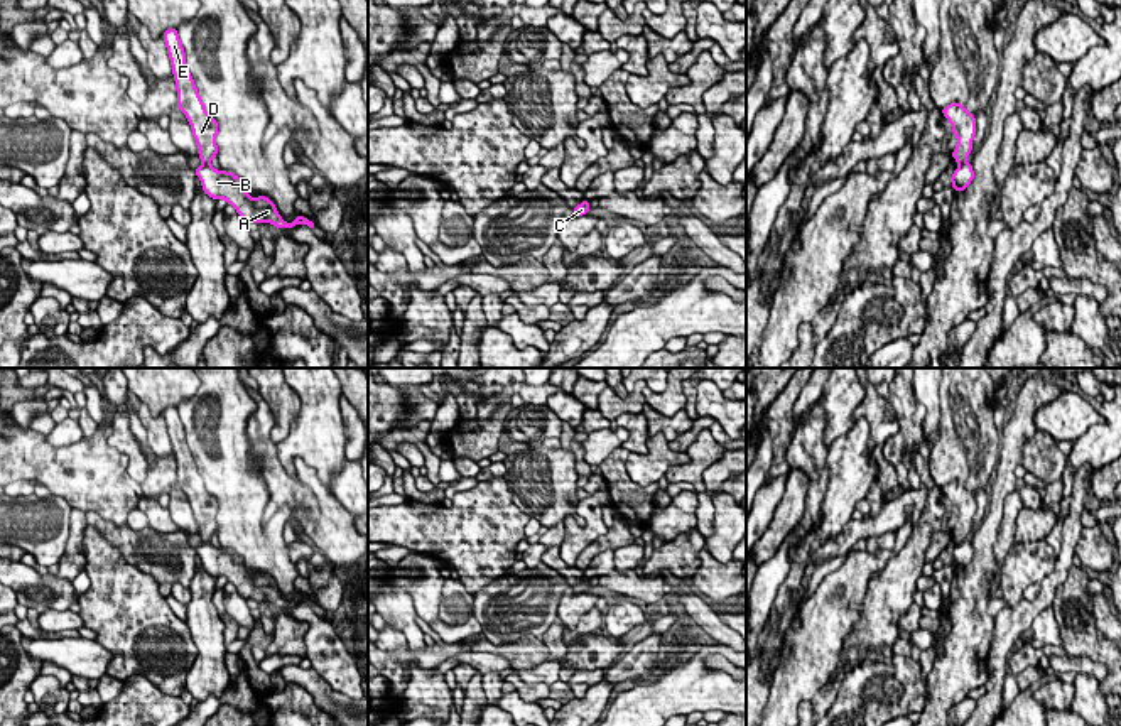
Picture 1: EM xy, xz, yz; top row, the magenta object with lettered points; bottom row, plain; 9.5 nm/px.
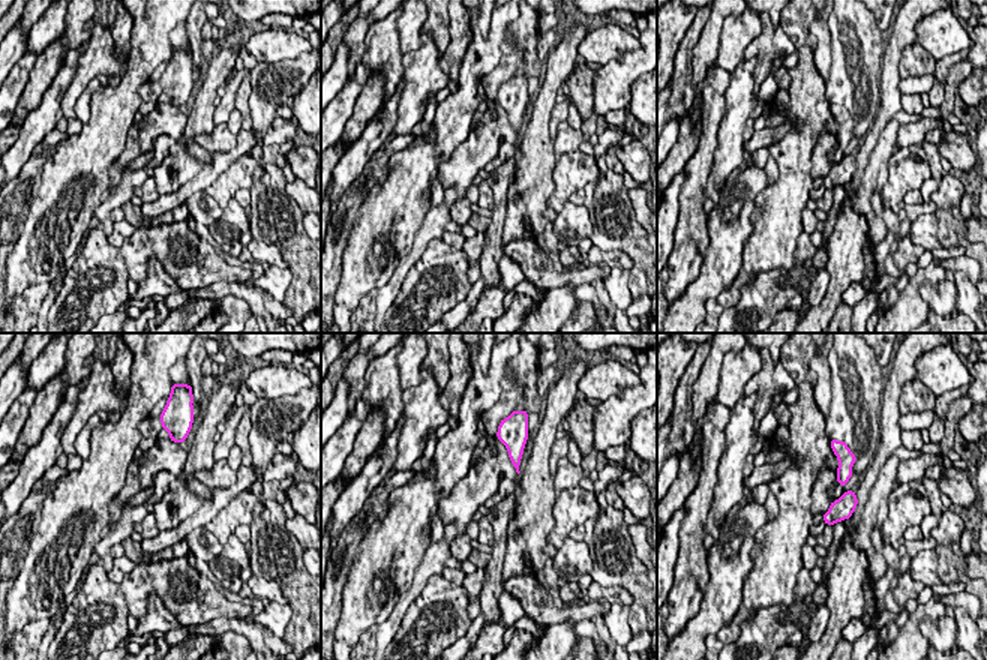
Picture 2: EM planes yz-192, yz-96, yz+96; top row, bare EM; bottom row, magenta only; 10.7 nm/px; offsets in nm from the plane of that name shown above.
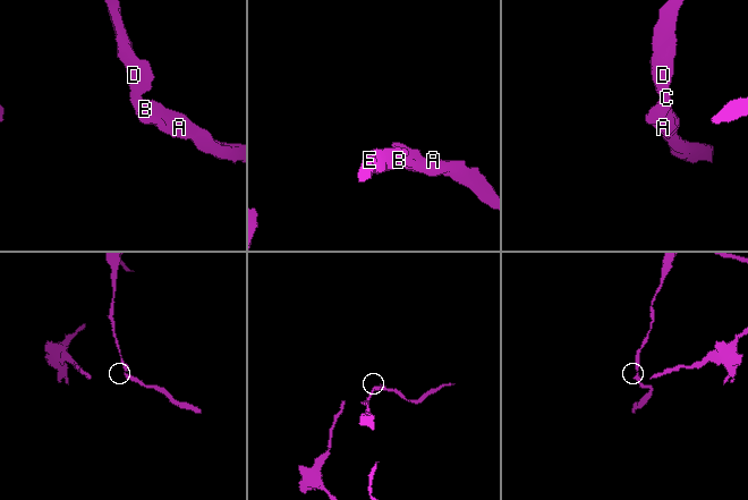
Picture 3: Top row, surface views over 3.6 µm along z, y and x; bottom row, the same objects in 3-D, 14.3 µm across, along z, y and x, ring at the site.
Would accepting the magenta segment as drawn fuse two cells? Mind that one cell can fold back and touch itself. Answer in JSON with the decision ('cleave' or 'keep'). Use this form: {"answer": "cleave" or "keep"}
{"answer": "cleave"}

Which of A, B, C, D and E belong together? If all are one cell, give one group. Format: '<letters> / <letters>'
A B C / D E

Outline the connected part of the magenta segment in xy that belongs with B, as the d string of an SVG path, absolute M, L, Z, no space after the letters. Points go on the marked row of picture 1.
M204 164L194 172L201 181L204 194L216 201L225 199L246 221L255 221L258 225L272 223L275 228L294 228L295 225L304 223L311 230L316 230L316 225L302 214L297 214L292 223L285 223L268 198L258 196L252 199L243 186L243 181L233 172L216 171L214 167Z

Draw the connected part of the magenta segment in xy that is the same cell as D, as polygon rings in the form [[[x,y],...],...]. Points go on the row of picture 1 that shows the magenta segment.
[[[167,29],[162,37],[167,46],[167,54],[176,79],[177,108],[189,120],[201,162],[204,165],[211,165],[211,159],[218,155],[218,122],[204,110],[204,103],[186,64],[186,52],[177,29]]]

